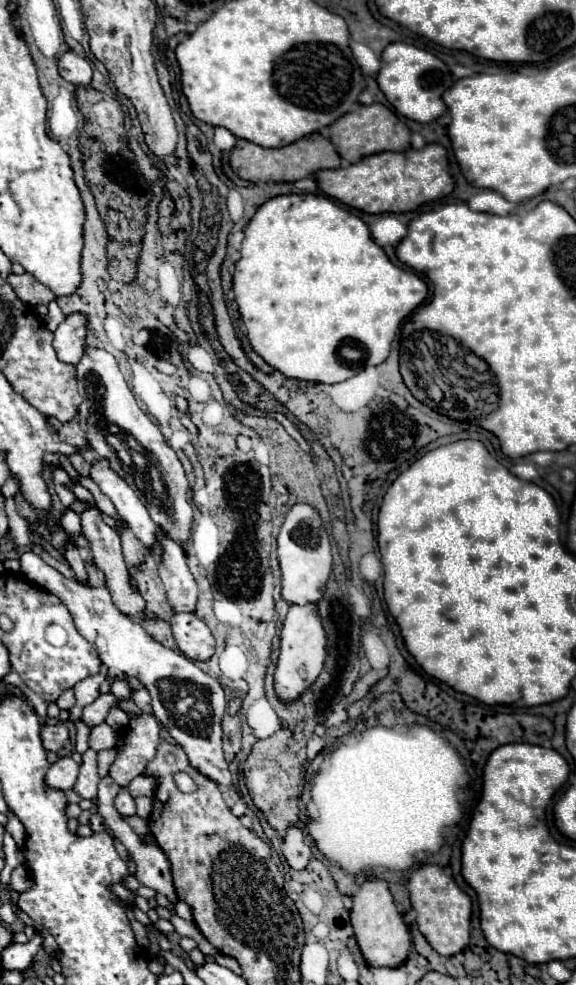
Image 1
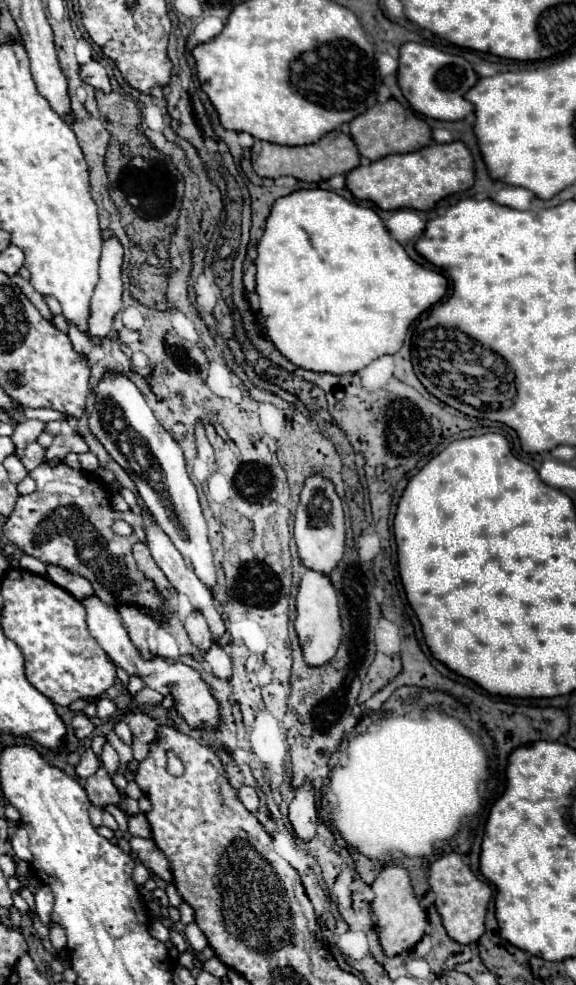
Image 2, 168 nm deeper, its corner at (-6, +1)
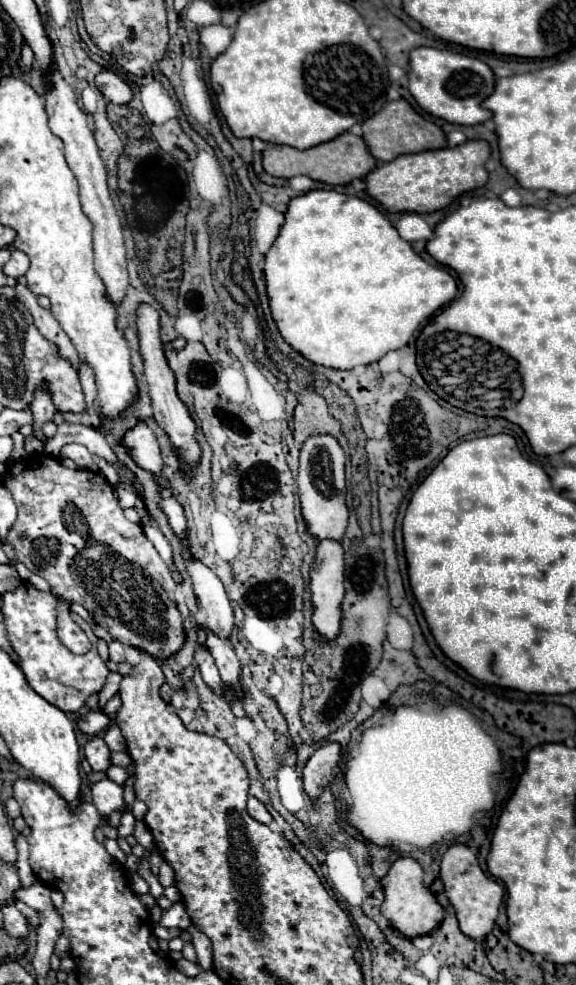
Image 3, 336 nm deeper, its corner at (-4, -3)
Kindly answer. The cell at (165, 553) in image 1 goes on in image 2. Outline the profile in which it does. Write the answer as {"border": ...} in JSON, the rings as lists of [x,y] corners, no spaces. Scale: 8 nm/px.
{"border":[[[191,612],[183,624],[185,624],[185,630],[187,630],[191,642],[193,642],[201,652],[207,652],[207,650],[213,646],[211,632],[207,632],[207,622],[203,620],[203,614],[201,614],[201,612]]]}

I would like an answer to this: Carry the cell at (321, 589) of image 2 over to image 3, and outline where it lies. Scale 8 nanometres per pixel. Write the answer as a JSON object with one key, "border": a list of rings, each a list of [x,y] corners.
{"border":[[[321,540],[317,544],[315,560],[309,570],[309,590],[311,590],[311,604],[313,604],[313,628],[321,636],[321,640],[333,640],[337,632],[341,632],[341,600],[343,600],[343,548],[341,542]]]}

